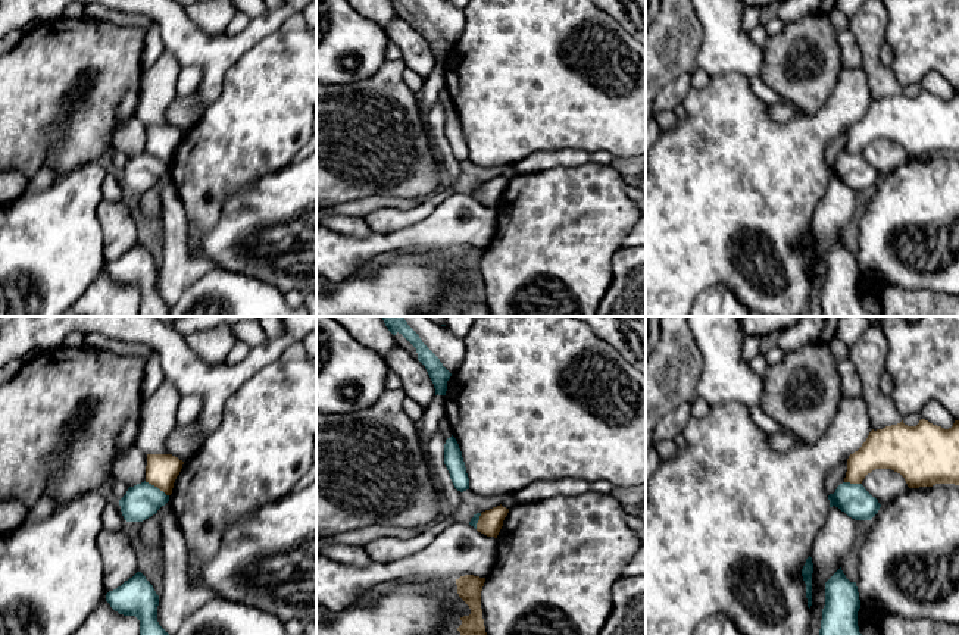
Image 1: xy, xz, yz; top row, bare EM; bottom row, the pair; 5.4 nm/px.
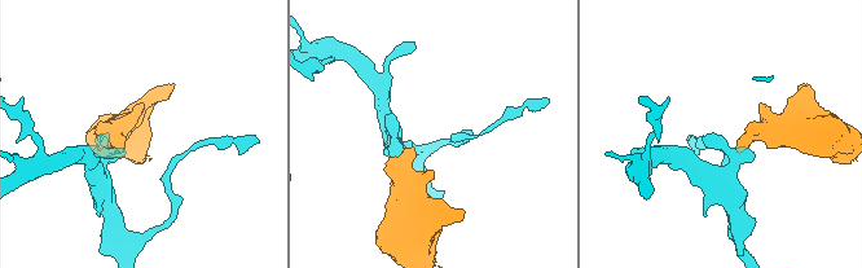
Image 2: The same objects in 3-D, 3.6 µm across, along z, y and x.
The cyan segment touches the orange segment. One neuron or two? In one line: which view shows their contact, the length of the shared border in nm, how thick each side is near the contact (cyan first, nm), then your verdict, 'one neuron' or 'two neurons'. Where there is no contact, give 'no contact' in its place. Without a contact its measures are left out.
xy | 160 nm | 190/180 nm | two neurons

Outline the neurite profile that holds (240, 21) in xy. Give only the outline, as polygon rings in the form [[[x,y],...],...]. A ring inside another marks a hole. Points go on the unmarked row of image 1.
[[[237,13],[232,21],[227,25],[227,34],[238,34],[241,32],[250,22],[250,18],[244,13]]]

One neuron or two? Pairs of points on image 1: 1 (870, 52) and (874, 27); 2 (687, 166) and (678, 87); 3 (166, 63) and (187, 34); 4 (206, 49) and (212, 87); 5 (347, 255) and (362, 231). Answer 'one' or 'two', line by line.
1: one
2: two
3: two
4: one
5: two

